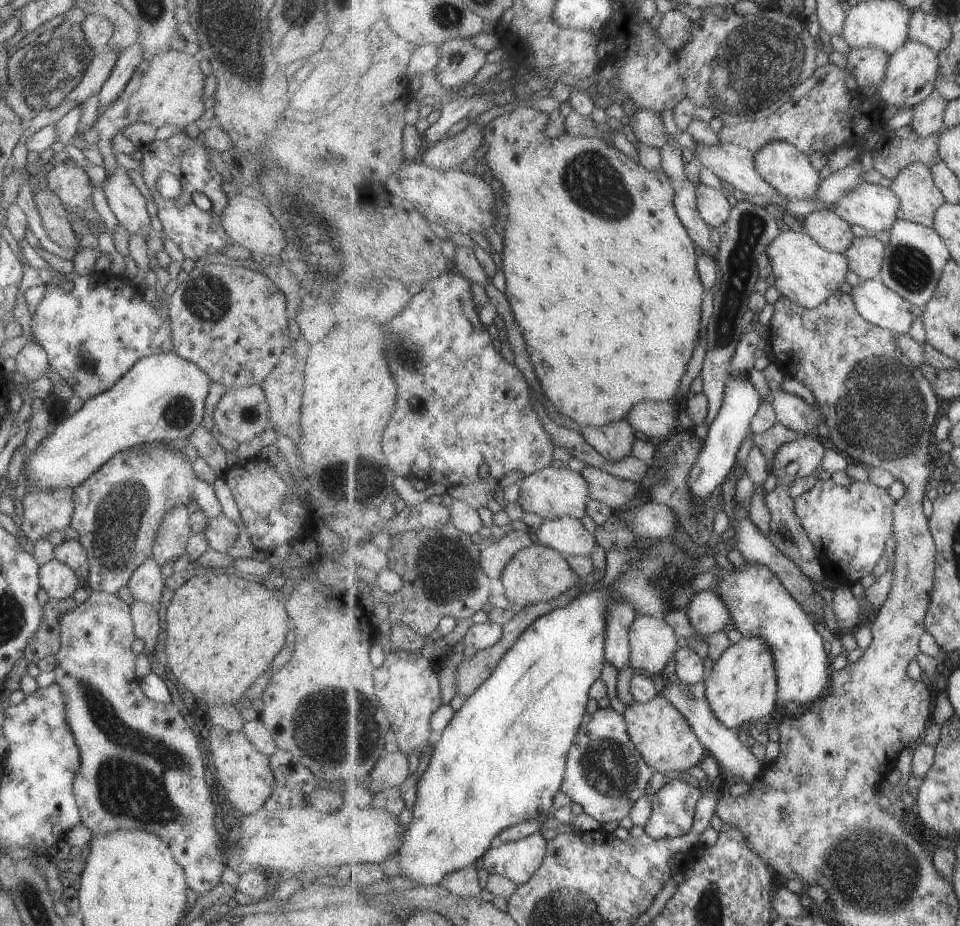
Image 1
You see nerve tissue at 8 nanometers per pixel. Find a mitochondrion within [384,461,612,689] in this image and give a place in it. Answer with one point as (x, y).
(445, 582)

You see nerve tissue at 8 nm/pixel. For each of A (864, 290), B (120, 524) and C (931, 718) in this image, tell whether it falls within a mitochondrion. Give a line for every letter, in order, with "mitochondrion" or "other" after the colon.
A: other
B: mitochondrion
C: other

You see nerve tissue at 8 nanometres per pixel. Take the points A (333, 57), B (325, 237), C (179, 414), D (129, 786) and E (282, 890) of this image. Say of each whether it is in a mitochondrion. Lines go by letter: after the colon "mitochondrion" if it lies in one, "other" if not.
A: other
B: mitochondrion
C: mitochondrion
D: mitochondrion
E: other

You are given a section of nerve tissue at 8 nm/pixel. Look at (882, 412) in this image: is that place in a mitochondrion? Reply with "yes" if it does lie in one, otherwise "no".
yes

